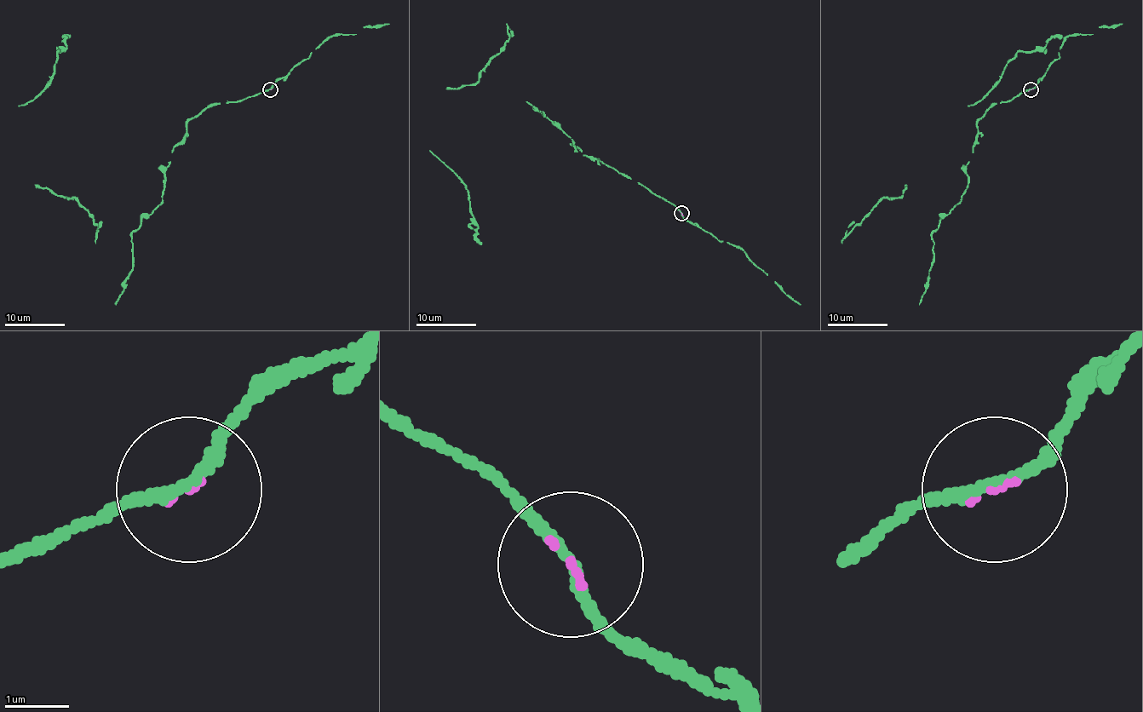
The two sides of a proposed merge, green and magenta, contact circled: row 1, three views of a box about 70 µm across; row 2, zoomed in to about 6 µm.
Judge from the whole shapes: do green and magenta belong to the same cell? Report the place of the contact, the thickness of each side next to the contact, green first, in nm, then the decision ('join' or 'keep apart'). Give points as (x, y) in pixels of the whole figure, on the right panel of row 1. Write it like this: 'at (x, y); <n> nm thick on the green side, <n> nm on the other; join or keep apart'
at (1030, 89); 160 nm thick on the green side, 70 nm on the other; join

